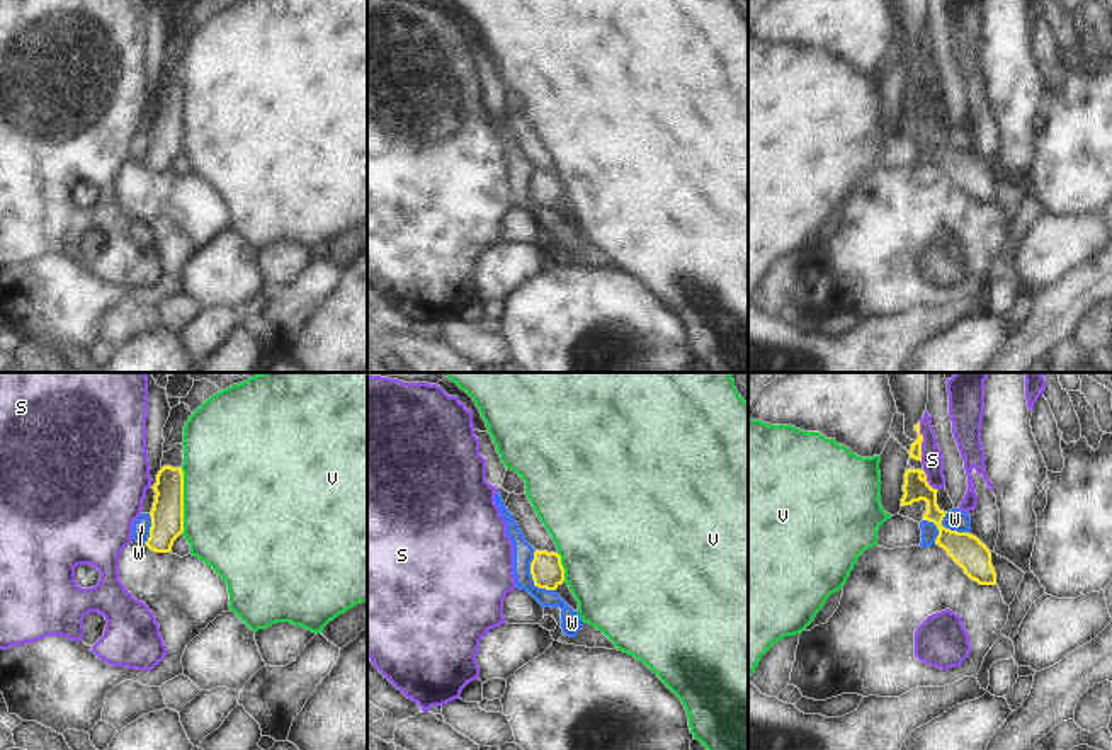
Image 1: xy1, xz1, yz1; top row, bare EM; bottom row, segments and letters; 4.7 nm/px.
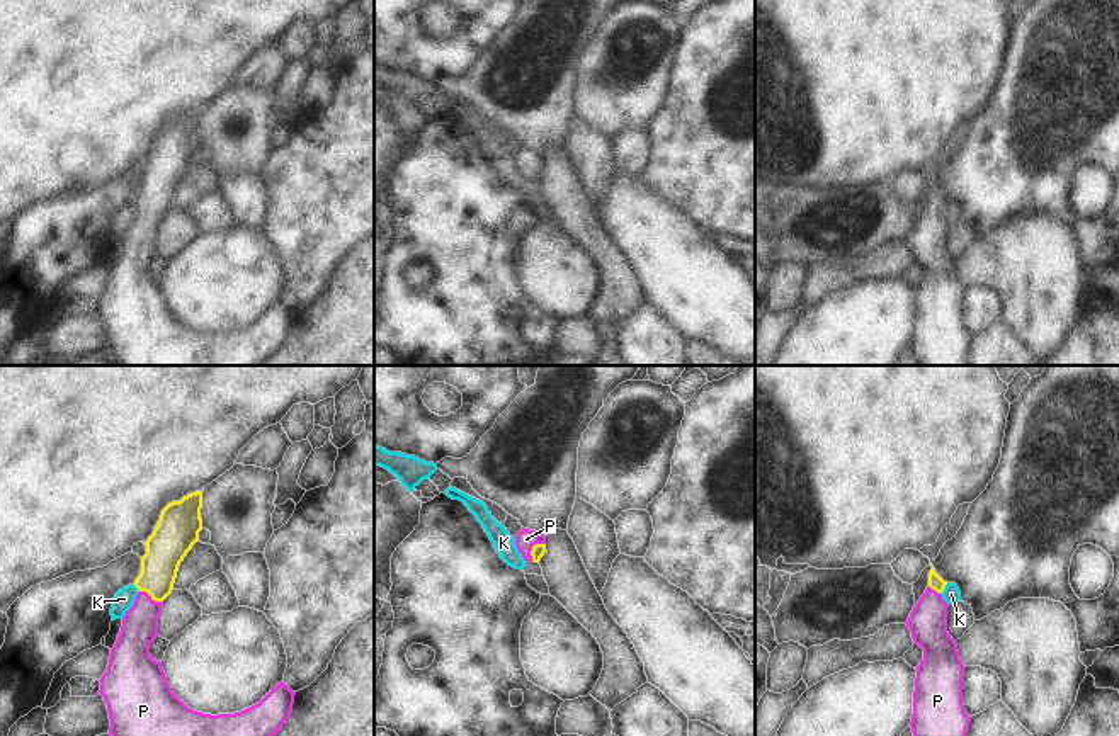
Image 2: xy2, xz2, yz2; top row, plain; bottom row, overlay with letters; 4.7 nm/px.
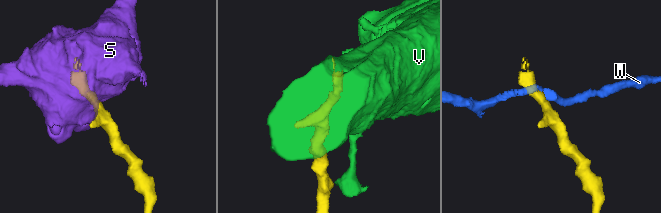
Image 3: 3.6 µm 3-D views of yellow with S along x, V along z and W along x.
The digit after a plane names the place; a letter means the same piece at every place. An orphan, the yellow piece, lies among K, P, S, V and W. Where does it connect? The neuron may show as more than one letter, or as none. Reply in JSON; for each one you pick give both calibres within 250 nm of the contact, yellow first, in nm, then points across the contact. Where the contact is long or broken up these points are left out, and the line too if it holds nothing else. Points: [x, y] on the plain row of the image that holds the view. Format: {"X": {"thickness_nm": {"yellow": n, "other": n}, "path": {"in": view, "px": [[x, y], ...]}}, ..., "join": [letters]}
{"P": {"thickness_nm": {"yellow": 70, "other": 90}, "path": {"in": "xz2", "px": [[538, 170], [533, 169], [524, 160]]}}, "join": ["P"]}

